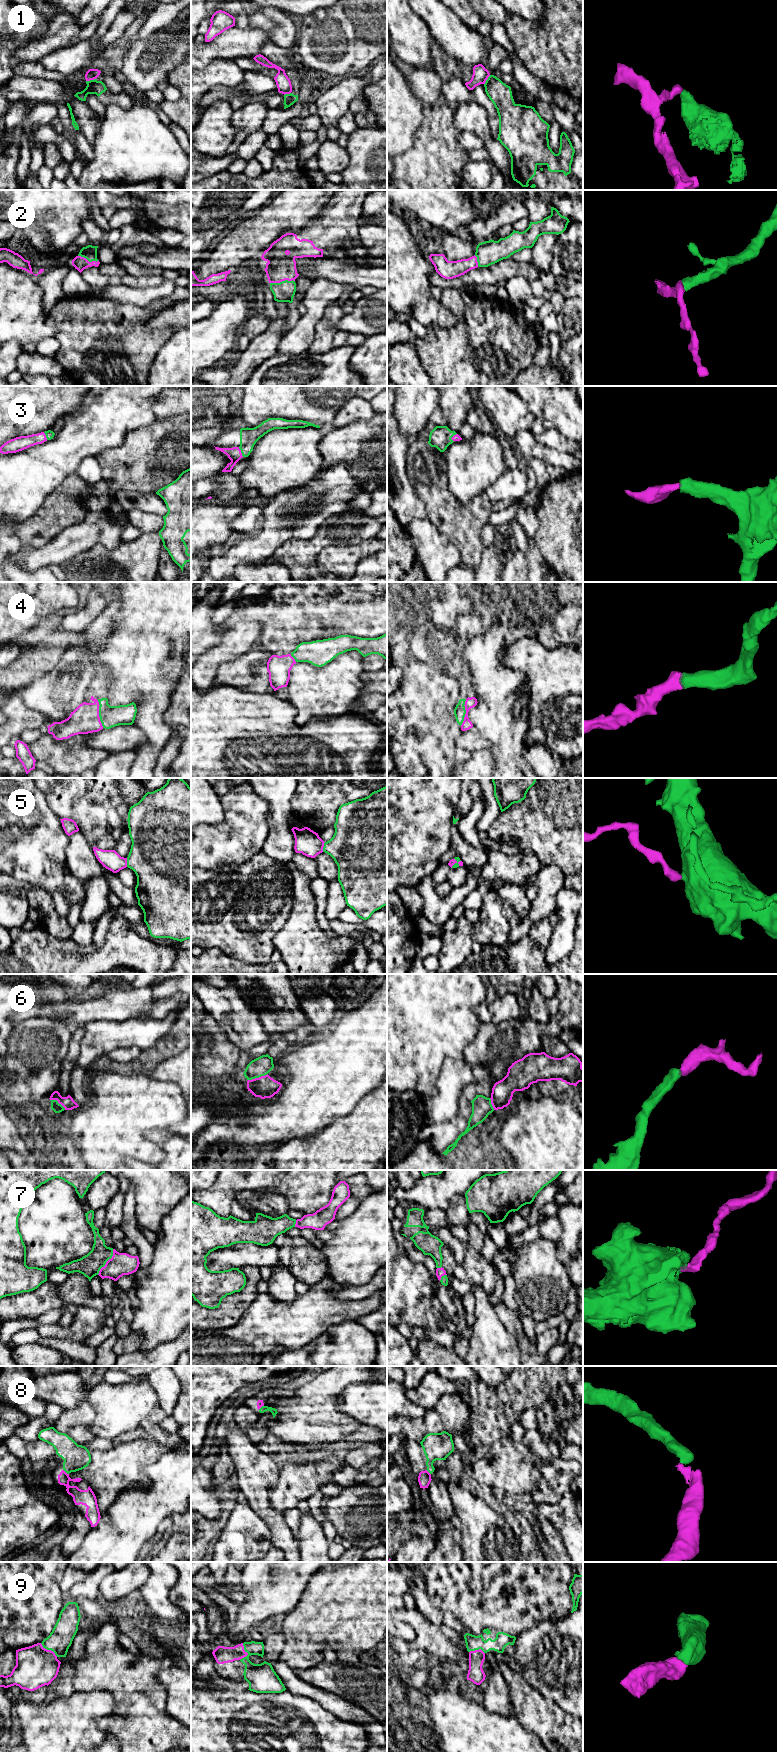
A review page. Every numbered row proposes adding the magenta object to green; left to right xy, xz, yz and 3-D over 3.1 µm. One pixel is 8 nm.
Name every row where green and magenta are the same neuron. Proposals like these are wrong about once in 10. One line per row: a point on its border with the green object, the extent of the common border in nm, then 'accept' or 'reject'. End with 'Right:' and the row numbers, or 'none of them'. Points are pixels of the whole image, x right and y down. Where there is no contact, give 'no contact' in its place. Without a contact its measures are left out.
1: contact xy (90, 80); length 80 nm; reject
2: contact xz (282, 281); length 200 nm; accept
3: contact xz (241, 452); length 90 nm; accept
4: contact xy (99, 714); length 220 nm; accept
5: contact xz (323, 847); length 80 nm; accept
6: contact xz (257, 1077); length 170 nm; accept
7: contact xy (106, 1261); length 240 nm; accept
8: contact xy (66, 1472); length 60 nm; accept
9: contact xz (247, 1652); length 140 nm; accept
Right: 2, 3, 4, 5, 6, 7, 8, 9

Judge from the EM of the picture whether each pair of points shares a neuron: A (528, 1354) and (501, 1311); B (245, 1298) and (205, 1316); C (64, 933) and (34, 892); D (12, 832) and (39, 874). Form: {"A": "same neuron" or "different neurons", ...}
{"A": "same neuron", "B": "same neuron", "C": "same neuron", "D": "same neuron"}

